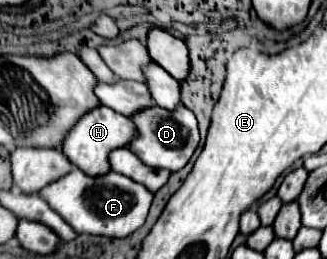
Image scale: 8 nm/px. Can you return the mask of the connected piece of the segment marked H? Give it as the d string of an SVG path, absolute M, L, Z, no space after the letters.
M98 105L96 109L84 113L74 123L74 129L70 129L70 133L62 141L62 151L70 159L70 163L74 163L84 173L96 177L110 171L108 153L116 147L124 147L126 143L130 143L132 137L134 137L134 123L130 121L130 117L122 117L120 113L114 113L110 107Z

